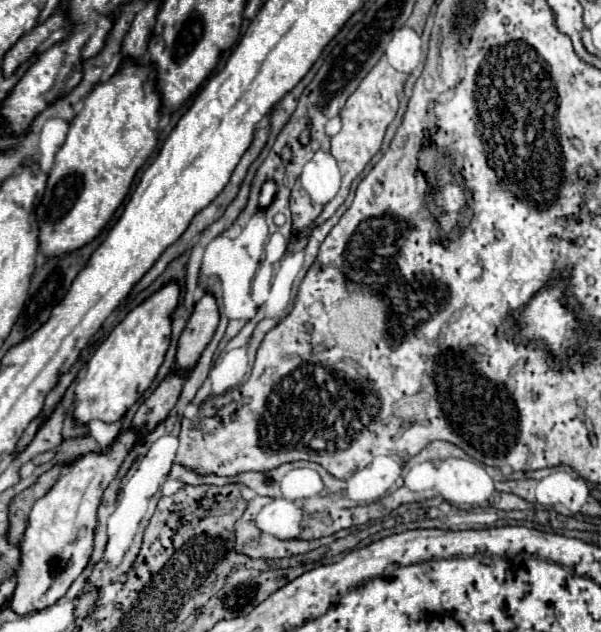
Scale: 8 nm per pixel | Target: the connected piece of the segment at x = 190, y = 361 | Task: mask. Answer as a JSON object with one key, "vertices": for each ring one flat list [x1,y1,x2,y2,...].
{"vertices":[[205,292,199,302,195,304,191,318,179,338,179,348,177,348,177,356,175,356,175,370,177,372,189,372,201,352,205,350,205,346,209,344,215,328,219,324,219,308,217,308,217,300,213,294]]}

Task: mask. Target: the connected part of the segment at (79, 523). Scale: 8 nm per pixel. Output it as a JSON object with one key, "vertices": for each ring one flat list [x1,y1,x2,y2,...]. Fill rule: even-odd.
{"vertices":[[137,428,121,432,111,446,101,452,89,452,75,460,69,470,61,474,55,486,35,502,25,536,21,540,21,566,17,572,17,586,9,598,9,606,17,614,43,610,53,606,83,572,93,548,93,532,97,522,97,508,109,482,117,476,119,466,131,452,139,436]]}

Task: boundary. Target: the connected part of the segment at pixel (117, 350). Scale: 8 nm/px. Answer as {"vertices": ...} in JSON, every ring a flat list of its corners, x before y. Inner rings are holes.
{"vertices":[[175,280,167,282,163,288,153,292,145,302,133,308,103,340,85,366,85,374,75,382,73,394,77,406,73,416,87,424,93,418,103,422,113,422,121,418,149,388,159,366,163,364,165,352,171,342,171,320,175,306,179,304,181,288]]}

